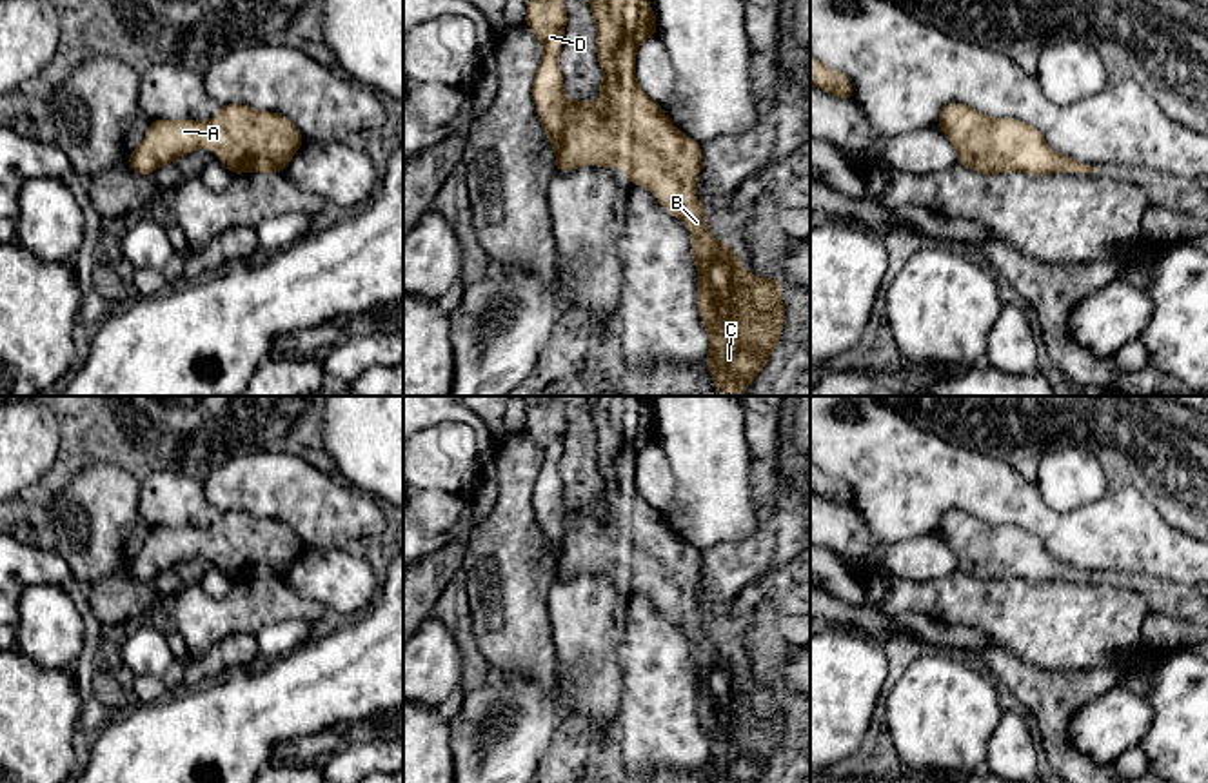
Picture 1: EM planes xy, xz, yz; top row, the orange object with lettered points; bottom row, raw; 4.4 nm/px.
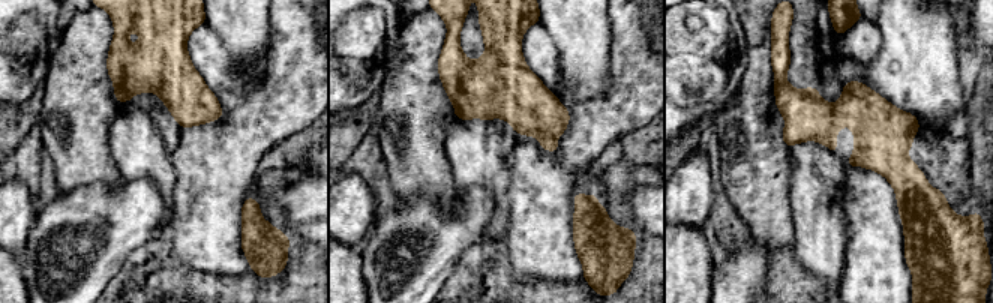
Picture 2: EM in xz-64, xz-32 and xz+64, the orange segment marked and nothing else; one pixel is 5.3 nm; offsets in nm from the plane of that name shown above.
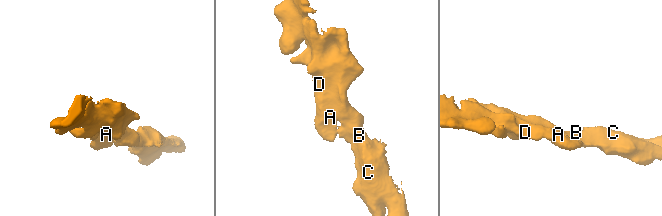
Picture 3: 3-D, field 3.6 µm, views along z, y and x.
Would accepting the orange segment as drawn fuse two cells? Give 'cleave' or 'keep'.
keep

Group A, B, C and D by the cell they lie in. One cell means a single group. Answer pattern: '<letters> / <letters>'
A B C D

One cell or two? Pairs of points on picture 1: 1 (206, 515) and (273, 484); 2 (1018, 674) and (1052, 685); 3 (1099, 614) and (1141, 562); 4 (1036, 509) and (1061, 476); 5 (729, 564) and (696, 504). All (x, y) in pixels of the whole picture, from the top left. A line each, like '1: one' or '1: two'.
1: two
2: one
3: two
4: two
5: two

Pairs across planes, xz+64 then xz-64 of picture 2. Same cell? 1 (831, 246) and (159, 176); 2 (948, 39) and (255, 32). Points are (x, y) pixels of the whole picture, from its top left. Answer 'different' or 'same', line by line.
1: same
2: same

